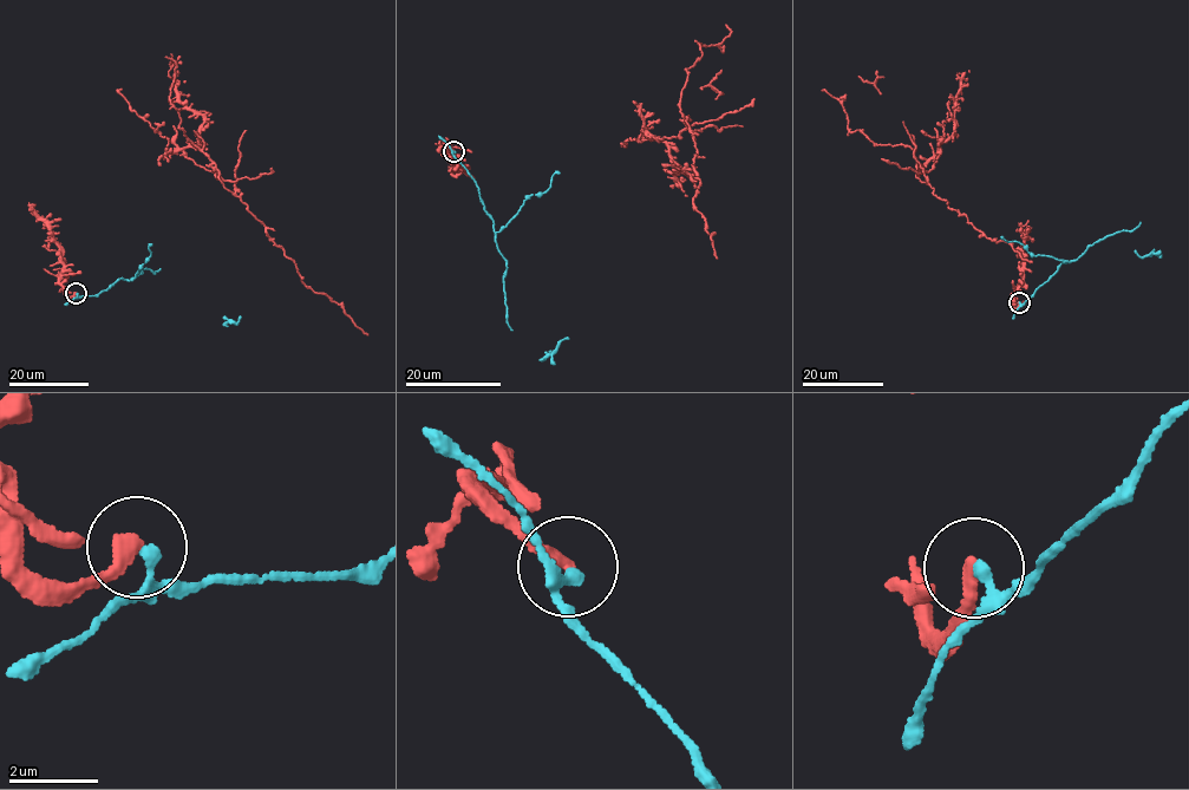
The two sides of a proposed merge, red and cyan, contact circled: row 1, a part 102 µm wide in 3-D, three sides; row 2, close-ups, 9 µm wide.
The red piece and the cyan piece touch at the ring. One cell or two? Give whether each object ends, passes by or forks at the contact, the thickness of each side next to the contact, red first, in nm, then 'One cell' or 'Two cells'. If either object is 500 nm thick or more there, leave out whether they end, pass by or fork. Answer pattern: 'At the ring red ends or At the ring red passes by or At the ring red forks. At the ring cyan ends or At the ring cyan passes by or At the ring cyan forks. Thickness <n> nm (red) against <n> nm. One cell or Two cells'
At the ring red ends. At the ring cyan passes by. Thickness 320 nm (red) against 190 nm. Two cells

